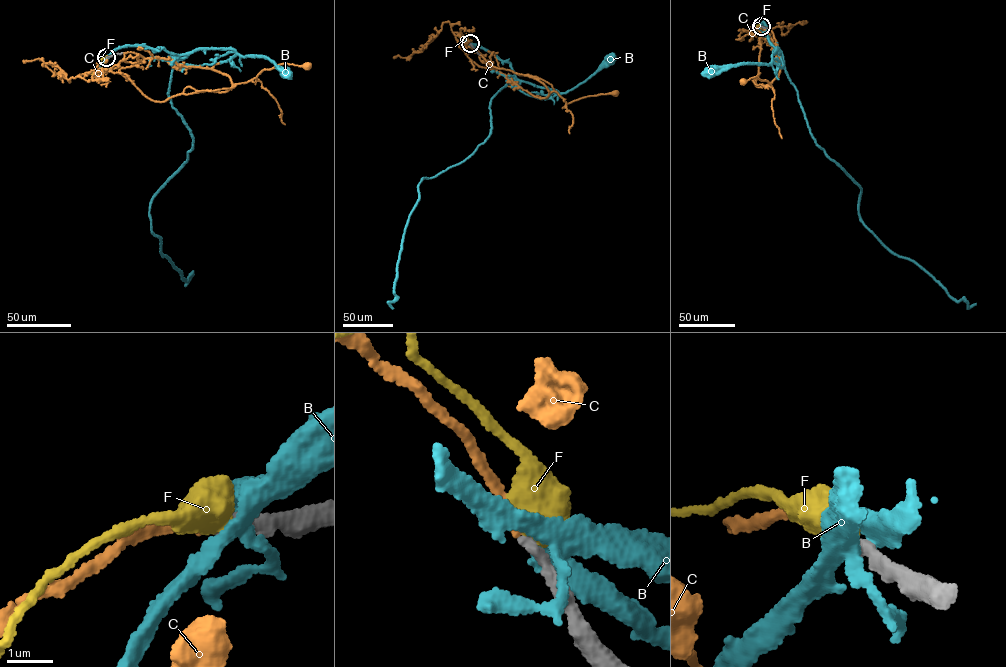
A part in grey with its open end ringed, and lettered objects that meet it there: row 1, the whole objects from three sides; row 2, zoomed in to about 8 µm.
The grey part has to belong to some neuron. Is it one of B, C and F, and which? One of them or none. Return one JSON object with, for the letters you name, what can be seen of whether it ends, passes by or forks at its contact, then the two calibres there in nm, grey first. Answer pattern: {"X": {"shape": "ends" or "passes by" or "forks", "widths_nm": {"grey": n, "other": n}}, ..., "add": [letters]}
{"C": {"shape": "ends", "widths_nm": {"grey": 240, "other": 200}}, "add": ["C"]}

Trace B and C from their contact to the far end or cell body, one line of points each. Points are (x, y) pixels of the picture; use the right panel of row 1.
B: (762, 26), (764, 22), (765, 35), (776, 48), (769, 64), (746, 63), (721, 71), (709, 70)
C: (761, 26), (751, 32), (762, 38), (755, 85), (771, 86), (756, 77), (742, 82)

